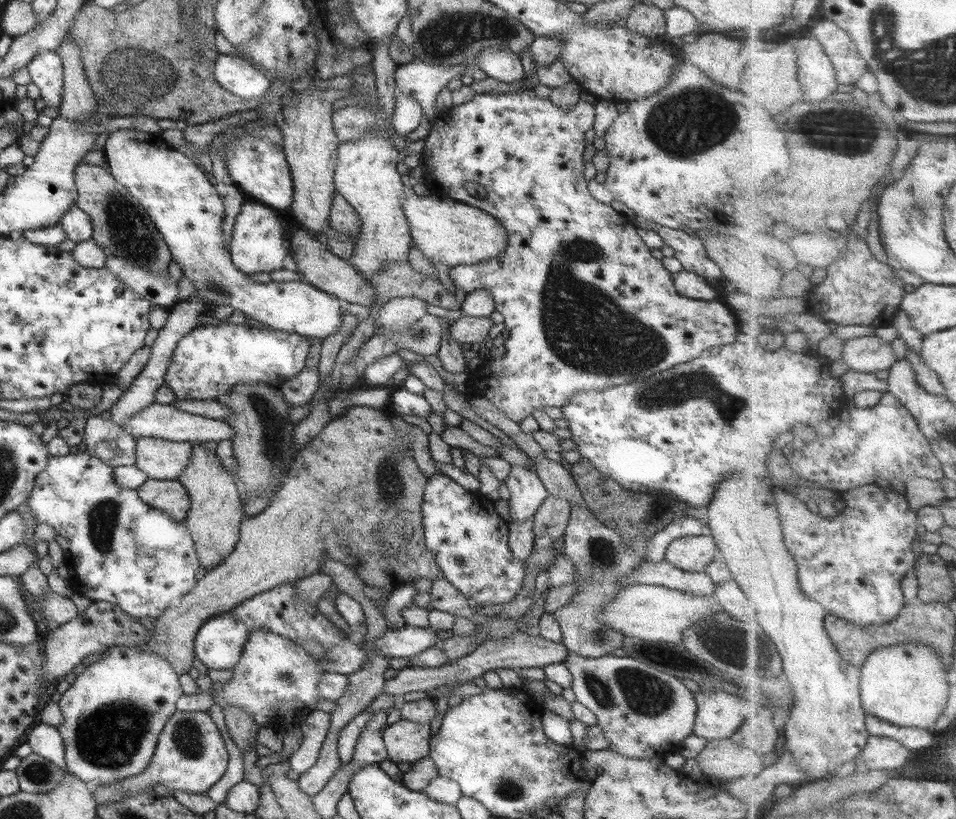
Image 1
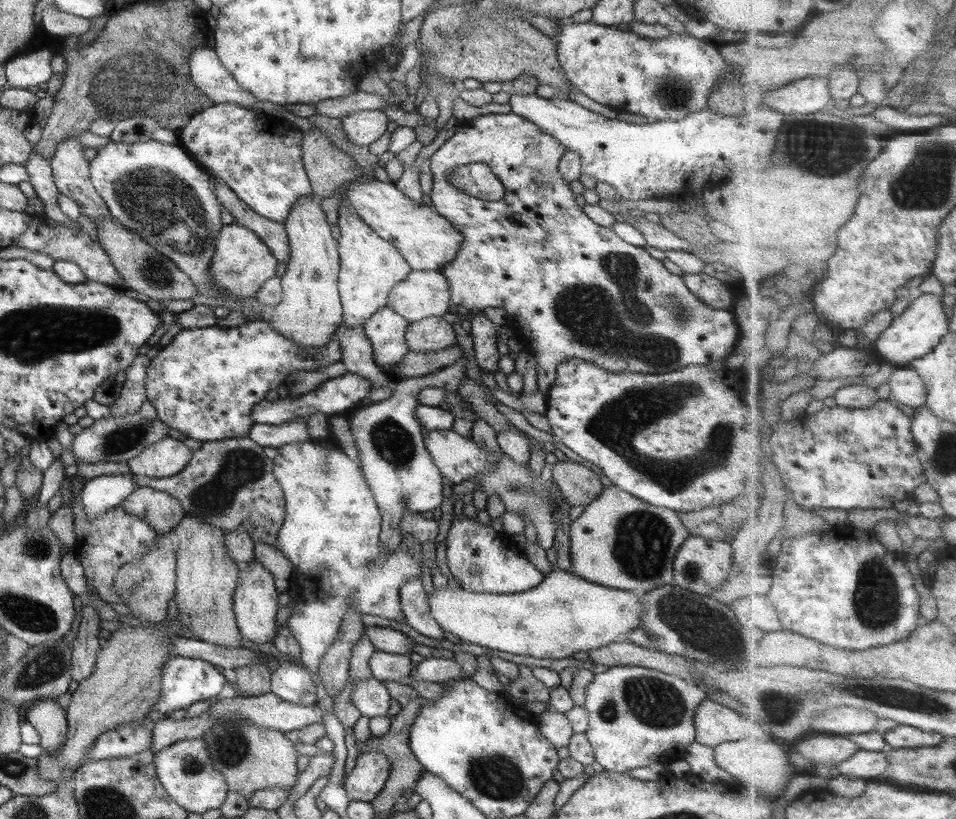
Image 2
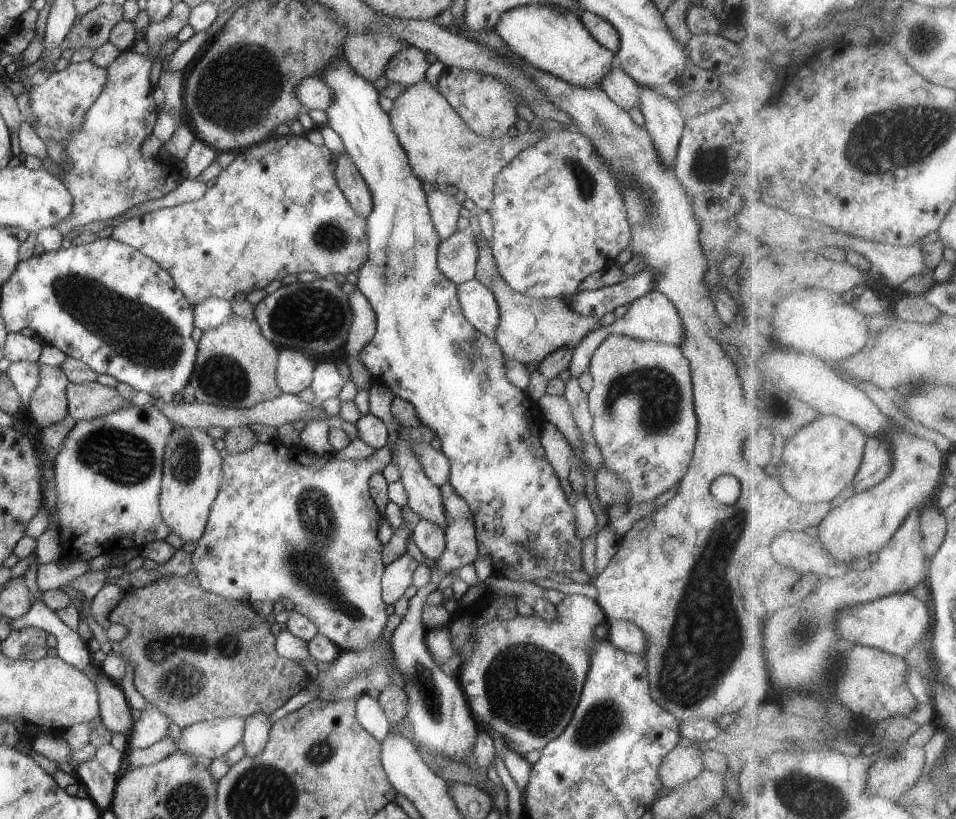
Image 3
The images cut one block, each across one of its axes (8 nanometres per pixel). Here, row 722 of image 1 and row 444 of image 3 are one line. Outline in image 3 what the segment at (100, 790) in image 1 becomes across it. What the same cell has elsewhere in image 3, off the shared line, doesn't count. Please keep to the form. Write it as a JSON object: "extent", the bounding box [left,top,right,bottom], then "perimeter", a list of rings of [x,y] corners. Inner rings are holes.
{"extent":[160,426,222,544],"perimeter":[[[174,426],[170,440],[166,444],[164,452],[164,468],[163,478],[160,490],[160,516],[164,520],[164,524],[168,526],[170,532],[174,532],[183,544],[187,542],[198,543],[198,540],[204,535],[206,524],[210,515],[210,510],[218,492],[222,481],[222,456],[216,450],[215,440],[208,436],[206,430],[200,428],[184,428]]]}

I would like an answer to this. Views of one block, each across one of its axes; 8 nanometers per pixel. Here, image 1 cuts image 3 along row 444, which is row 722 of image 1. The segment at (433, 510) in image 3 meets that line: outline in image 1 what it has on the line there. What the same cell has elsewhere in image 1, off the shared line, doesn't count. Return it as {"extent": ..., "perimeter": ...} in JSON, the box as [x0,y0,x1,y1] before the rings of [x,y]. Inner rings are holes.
{"extent":[383,719,431,764],"perimeter":[[[401,719],[387,726],[383,733],[388,760],[410,762],[414,764],[422,758],[427,758],[430,753],[428,741],[431,738],[430,724],[415,724]]]}

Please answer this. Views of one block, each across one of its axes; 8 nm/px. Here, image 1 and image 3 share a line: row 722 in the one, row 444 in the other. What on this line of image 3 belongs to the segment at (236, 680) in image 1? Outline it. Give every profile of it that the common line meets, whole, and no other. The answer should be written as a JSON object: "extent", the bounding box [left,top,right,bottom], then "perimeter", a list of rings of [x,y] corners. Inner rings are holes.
{"extent":[191,440,392,651],"perimeter":[[[275,440],[269,444],[258,442],[249,450],[241,452],[228,452],[226,448],[220,452],[222,456],[222,481],[220,491],[212,504],[210,515],[204,530],[204,535],[198,540],[196,550],[191,554],[192,570],[198,576],[198,582],[204,590],[228,600],[240,600],[252,604],[256,601],[290,600],[292,608],[299,614],[306,616],[317,628],[318,633],[326,636],[339,651],[356,650],[366,646],[376,646],[384,642],[384,628],[388,622],[386,604],[382,600],[381,579],[385,570],[382,561],[383,545],[378,540],[378,521],[381,513],[369,492],[369,481],[376,473],[382,473],[387,465],[392,462],[392,454],[388,446],[376,450],[370,458],[360,460],[339,460],[334,454],[317,456],[307,452],[303,447],[287,448]]]}

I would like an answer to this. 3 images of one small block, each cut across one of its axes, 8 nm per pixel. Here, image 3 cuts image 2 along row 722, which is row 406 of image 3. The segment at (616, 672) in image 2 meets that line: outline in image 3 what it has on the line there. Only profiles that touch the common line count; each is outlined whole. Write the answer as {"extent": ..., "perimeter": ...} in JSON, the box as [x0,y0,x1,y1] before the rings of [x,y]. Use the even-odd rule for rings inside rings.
{"extent":[587,334,698,507],"perimeter":[[[612,334],[595,348],[588,371],[593,381],[593,388],[587,395],[593,419],[592,433],[608,472],[620,476],[628,486],[628,507],[654,501],[682,481],[693,458],[698,426],[688,360],[678,346]]]}

